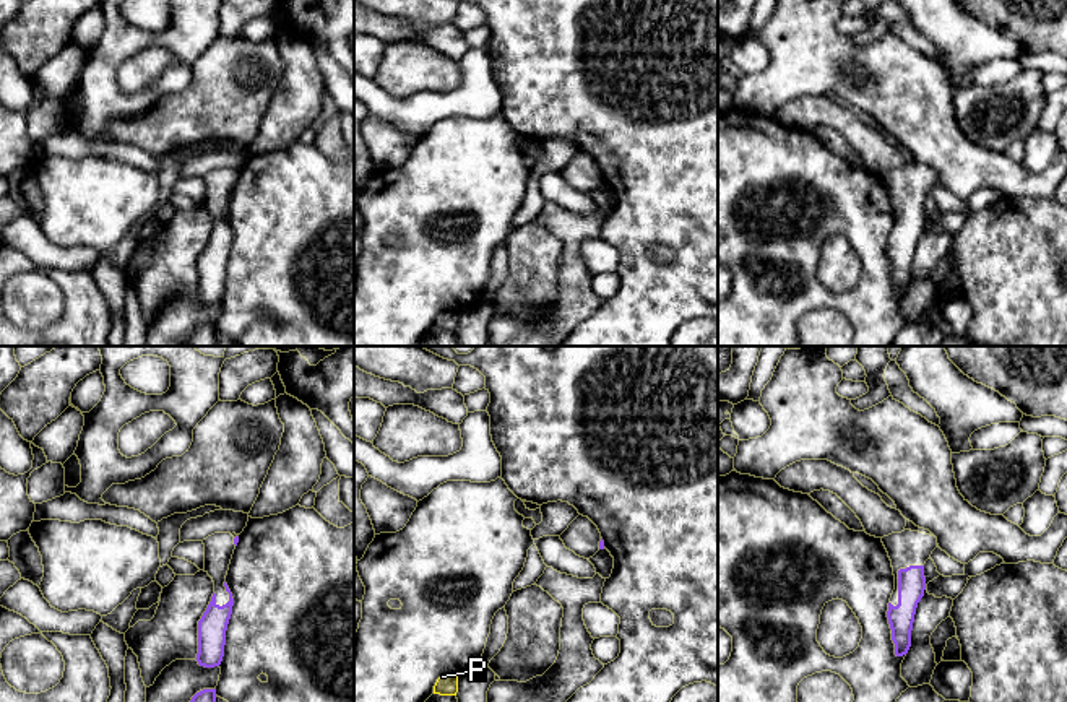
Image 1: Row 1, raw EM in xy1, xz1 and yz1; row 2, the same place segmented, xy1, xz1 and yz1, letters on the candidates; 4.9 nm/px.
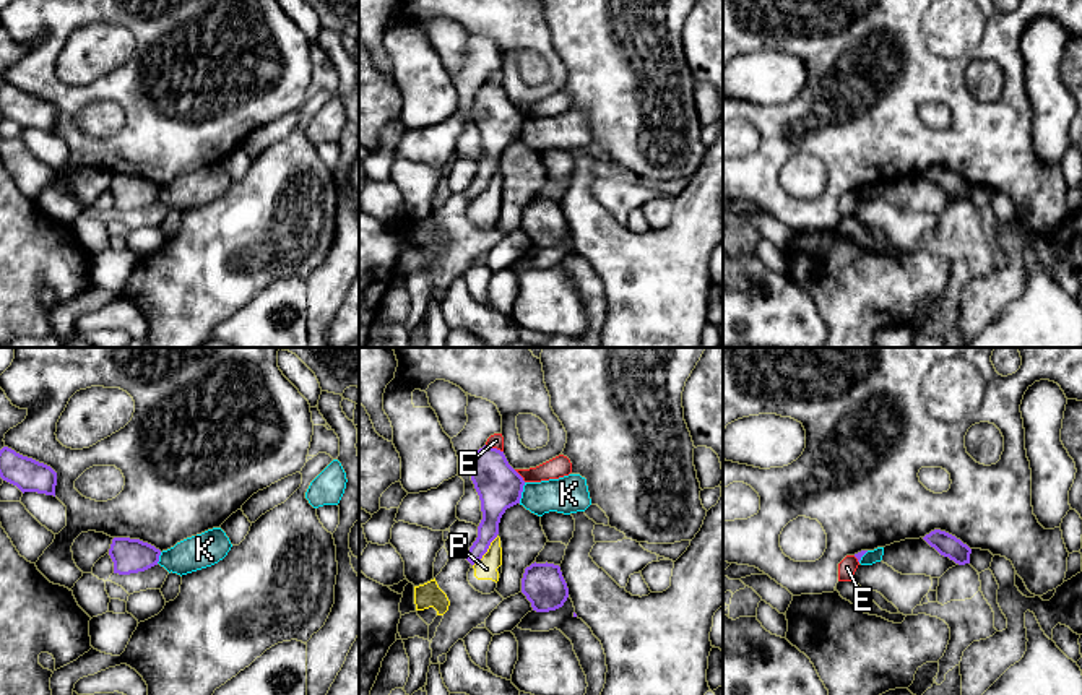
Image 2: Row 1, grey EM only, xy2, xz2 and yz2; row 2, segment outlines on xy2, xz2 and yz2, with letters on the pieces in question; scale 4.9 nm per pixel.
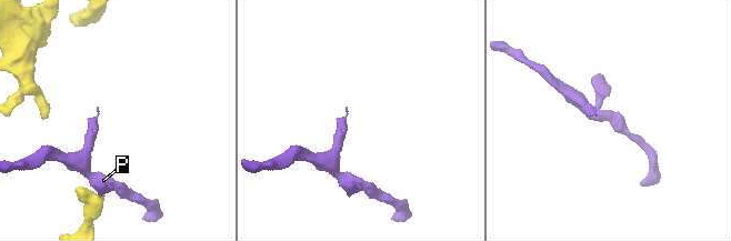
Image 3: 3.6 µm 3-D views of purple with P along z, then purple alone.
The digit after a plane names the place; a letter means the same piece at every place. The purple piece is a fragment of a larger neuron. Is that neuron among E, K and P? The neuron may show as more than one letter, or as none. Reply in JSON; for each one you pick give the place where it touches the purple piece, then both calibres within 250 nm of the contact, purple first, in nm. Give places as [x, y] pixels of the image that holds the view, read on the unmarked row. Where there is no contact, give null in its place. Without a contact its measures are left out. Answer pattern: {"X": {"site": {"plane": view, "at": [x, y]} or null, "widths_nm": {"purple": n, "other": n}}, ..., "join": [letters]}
{"join": []}

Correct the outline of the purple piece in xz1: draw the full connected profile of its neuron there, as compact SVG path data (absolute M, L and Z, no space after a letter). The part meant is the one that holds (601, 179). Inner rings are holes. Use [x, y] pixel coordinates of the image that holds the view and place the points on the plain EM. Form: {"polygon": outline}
{"polygon": "M578 151L568 164L560 171L565 184L573 187L577 192L590 195L599 185L604 185L604 177L598 162L583 151Z"}

